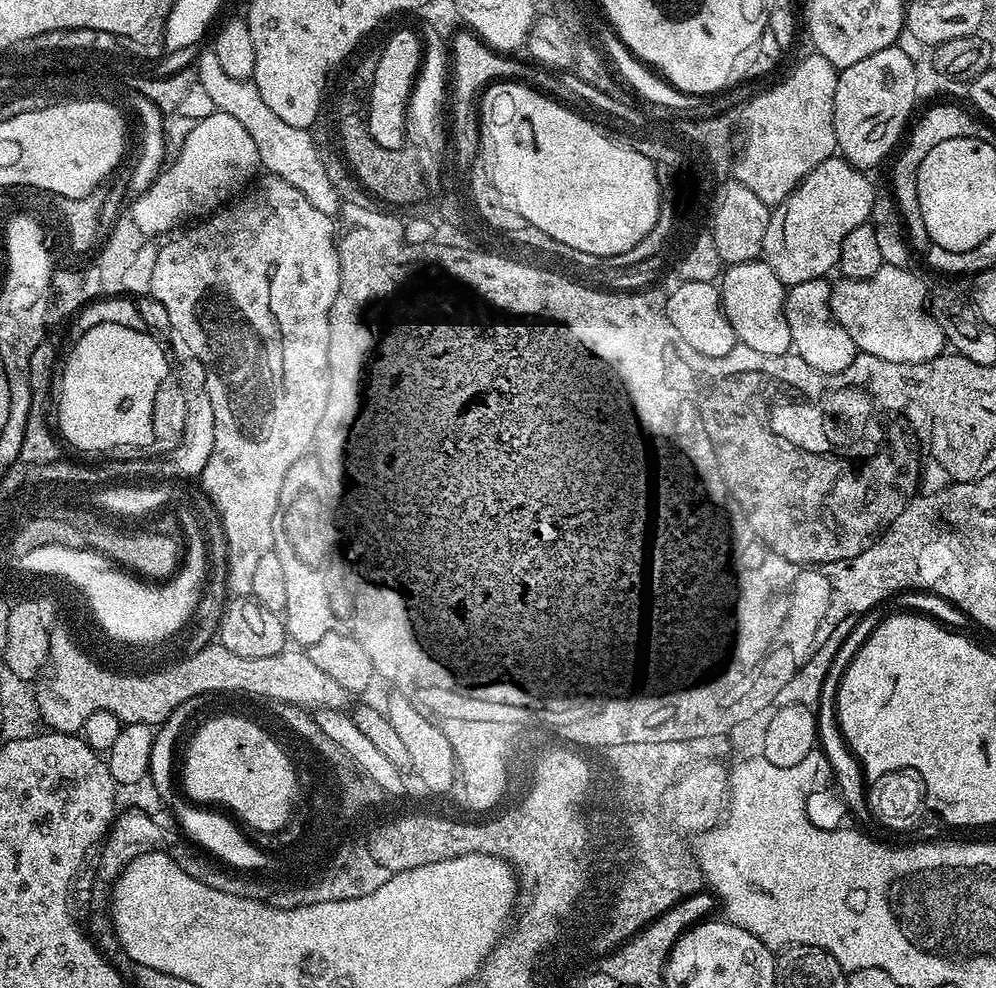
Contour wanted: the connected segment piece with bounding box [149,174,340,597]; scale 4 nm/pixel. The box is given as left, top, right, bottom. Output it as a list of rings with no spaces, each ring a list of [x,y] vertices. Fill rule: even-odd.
[[[271,174],[263,178],[265,180],[253,192],[245,191],[235,202],[193,223],[185,232],[177,231],[169,235],[163,241],[165,244],[161,243],[157,247],[154,274],[150,277],[149,286],[150,295],[158,302],[162,302],[162,306],[166,306],[166,314],[170,314],[171,331],[177,332],[181,342],[204,363],[202,383],[206,394],[210,394],[210,407],[214,409],[214,451],[210,453],[210,462],[206,462],[206,470],[202,470],[198,484],[212,501],[220,518],[220,529],[224,532],[224,544],[228,548],[228,591],[233,597],[252,595],[257,563],[262,559],[262,554],[273,551],[272,539],[278,523],[282,482],[286,482],[290,466],[294,466],[308,455],[308,450],[316,439],[322,410],[326,410],[326,394],[330,394],[328,315],[330,306],[334,306],[334,298],[340,285],[340,254],[334,236],[332,240],[333,217],[322,214],[322,210],[316,209],[306,198],[306,194],[290,186],[290,182]]]

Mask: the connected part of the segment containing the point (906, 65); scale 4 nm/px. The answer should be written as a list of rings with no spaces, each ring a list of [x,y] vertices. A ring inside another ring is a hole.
[[[893,46],[878,50],[878,54],[870,54],[870,58],[862,58],[862,62],[854,62],[854,66],[839,69],[832,103],[834,134],[839,155],[849,164],[861,170],[869,170],[868,168],[878,167],[884,159],[887,161],[893,155],[909,127],[912,107],[916,104],[916,67],[917,61],[911,60],[898,46]]]

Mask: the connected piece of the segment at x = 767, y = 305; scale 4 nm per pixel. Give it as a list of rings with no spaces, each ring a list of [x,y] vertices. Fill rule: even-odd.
[[[764,259],[727,265],[719,277],[718,287],[720,305],[724,307],[730,326],[734,326],[734,334],[739,343],[750,346],[750,350],[758,350],[761,354],[789,355],[792,339],[784,313],[786,286],[778,274],[770,270]]]

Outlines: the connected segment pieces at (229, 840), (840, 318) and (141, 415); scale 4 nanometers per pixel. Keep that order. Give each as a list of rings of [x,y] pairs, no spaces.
[[[195,696],[186,702],[182,702],[182,706],[178,706],[178,710],[174,710],[174,714],[170,714],[170,718],[166,718],[164,724],[159,725],[155,729],[152,737],[152,749],[150,750],[150,766],[148,767],[148,776],[151,777],[153,786],[157,788],[161,801],[165,805],[172,804],[172,812],[176,815],[175,823],[188,831],[188,836],[193,845],[199,846],[205,853],[211,854],[217,861],[223,862],[225,865],[231,866],[236,870],[251,870],[255,865],[261,865],[264,861],[261,850],[255,843],[252,844],[231,824],[231,819],[226,820],[219,816],[219,811],[209,810],[204,806],[197,806],[195,803],[189,802],[179,791],[178,793],[172,789],[172,771],[178,768],[178,752],[176,756],[176,739],[180,736],[180,731],[184,728],[184,723],[191,718],[192,712],[199,710],[206,703],[205,697]]]
[[[884,263],[878,274],[870,278],[840,278],[832,284],[830,310],[842,330],[854,338],[863,355],[882,358],[886,362],[924,366],[945,351],[944,331],[930,311],[930,292],[912,271],[911,267],[899,268]]]
[[[99,324],[90,330],[86,330],[86,334],[82,334],[82,338],[78,338],[71,345],[72,353],[69,356],[67,353],[62,364],[62,371],[58,381],[58,399],[55,401],[56,420],[60,424],[60,434],[65,445],[73,444],[81,454],[87,454],[91,448],[100,448],[105,454],[108,454],[112,452],[112,448],[127,450],[132,444],[144,444],[144,440],[148,440],[148,436],[152,436],[152,427],[150,425],[151,397],[157,389],[157,381],[160,381],[160,376],[164,375],[164,364],[167,362],[167,360],[160,360],[160,356],[166,351],[165,345],[159,344],[155,339],[159,340],[155,335],[149,334],[147,331],[130,330],[130,326]]]

